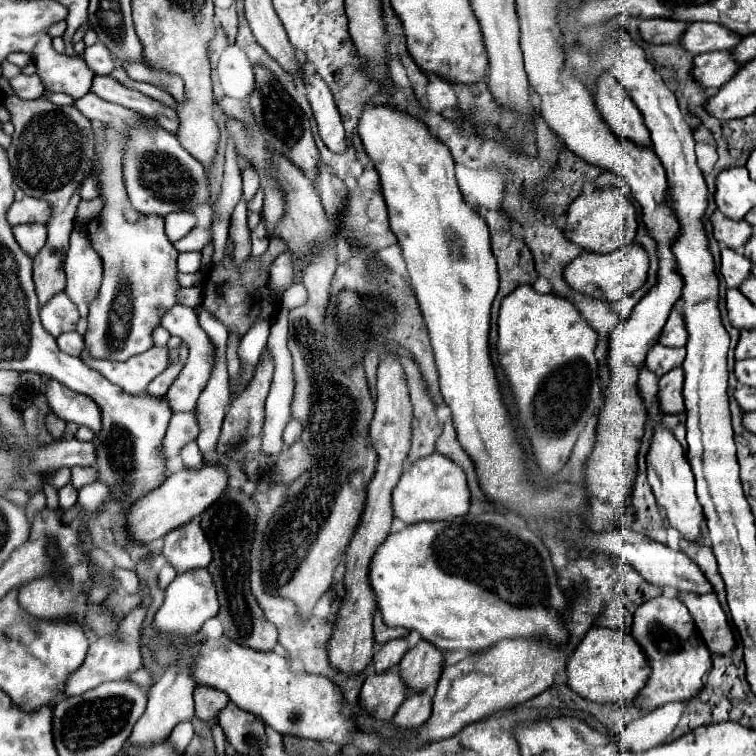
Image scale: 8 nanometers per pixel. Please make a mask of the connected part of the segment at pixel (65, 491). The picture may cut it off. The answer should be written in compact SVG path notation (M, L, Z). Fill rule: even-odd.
M65 485L58 491L59 506L61 509L69 509L77 502L78 490L72 485Z

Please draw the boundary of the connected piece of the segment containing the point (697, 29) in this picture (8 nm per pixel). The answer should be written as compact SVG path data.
M688 24L680 36L680 46L692 56L714 50L730 50L738 42L740 36L728 32L728 28L718 24Z

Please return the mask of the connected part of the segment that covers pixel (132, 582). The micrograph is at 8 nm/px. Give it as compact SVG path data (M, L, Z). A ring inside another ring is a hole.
M114 568L112 574L114 574L114 578L122 584L122 588L124 588L128 594L138 594L140 584L138 584L138 576L136 576L136 572L122 570L122 568Z

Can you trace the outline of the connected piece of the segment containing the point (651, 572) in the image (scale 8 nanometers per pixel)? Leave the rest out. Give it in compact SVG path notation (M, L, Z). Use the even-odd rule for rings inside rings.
M616 528L612 532L602 532L602 534L594 534L598 536L598 546L596 550L604 550L604 552L612 552L622 556L628 564L634 564L632 568L636 572L642 574L642 578L654 586L674 586L680 592L694 592L694 594L708 594L712 592L712 586L708 584L706 576L700 572L700 568L696 568L696 564L692 564L692 560L680 552L680 550L670 550L666 544L660 544L656 540L650 540L644 534L626 530L626 528Z

